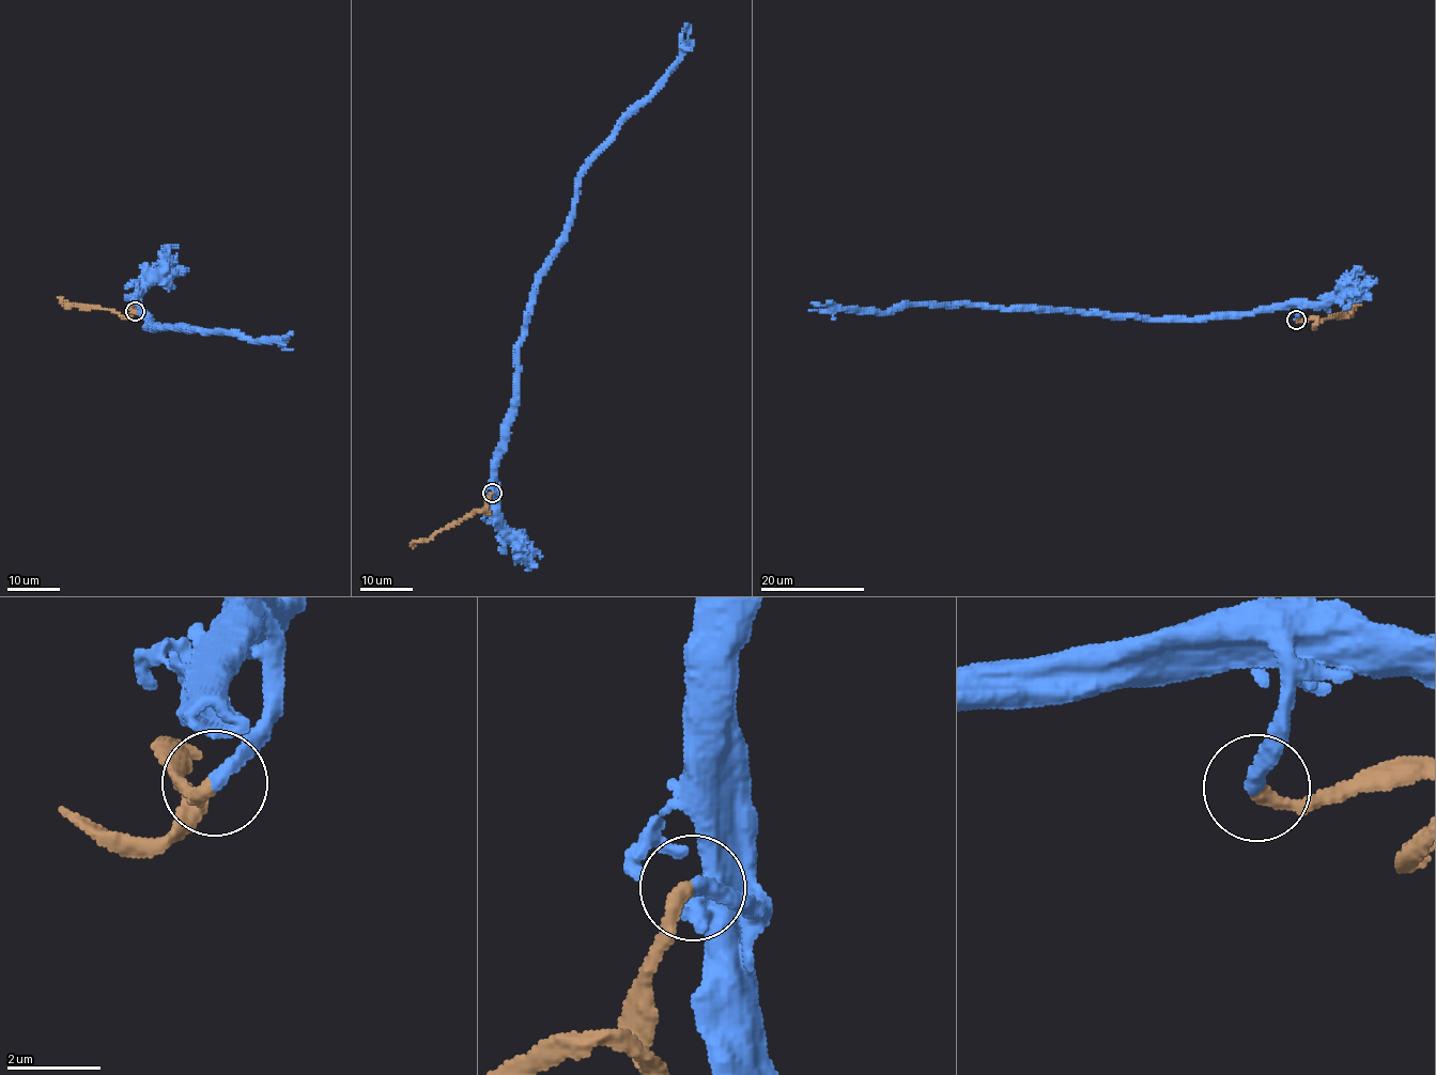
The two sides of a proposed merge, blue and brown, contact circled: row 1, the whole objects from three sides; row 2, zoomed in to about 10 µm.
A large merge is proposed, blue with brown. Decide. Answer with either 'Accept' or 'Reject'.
Accept

